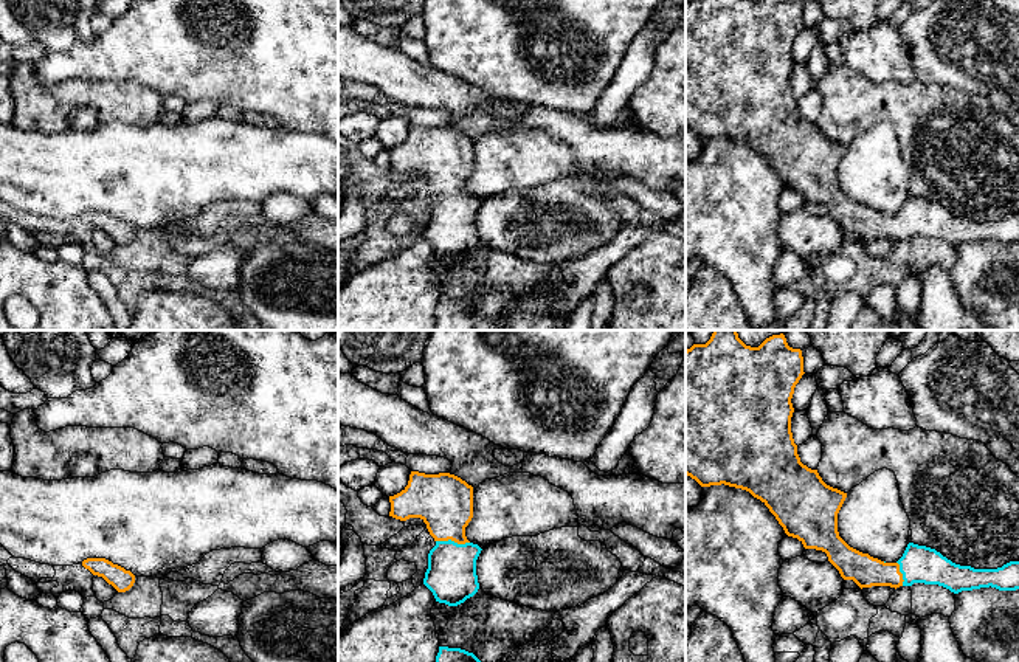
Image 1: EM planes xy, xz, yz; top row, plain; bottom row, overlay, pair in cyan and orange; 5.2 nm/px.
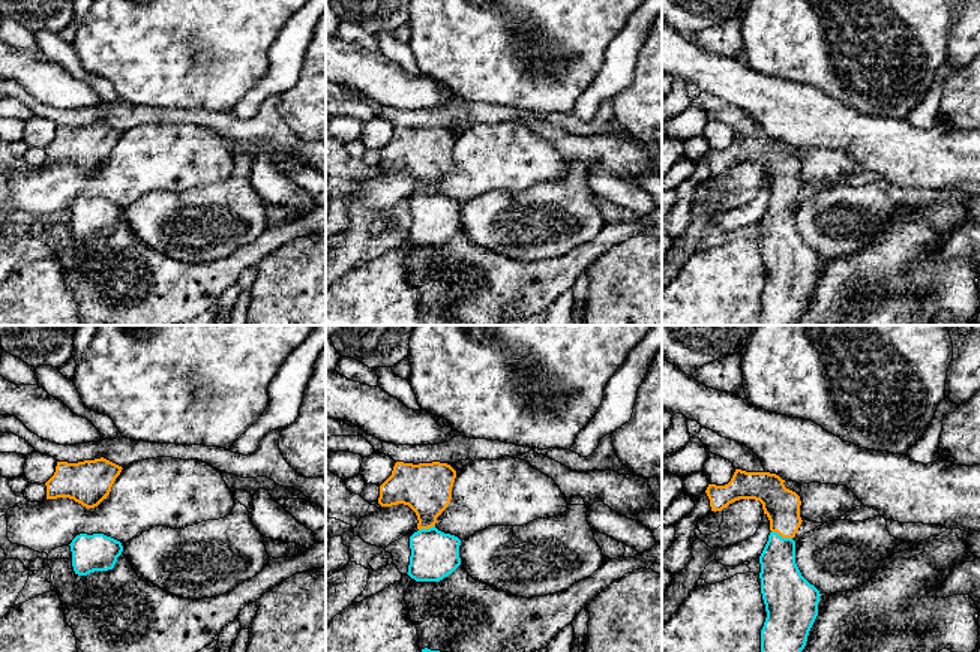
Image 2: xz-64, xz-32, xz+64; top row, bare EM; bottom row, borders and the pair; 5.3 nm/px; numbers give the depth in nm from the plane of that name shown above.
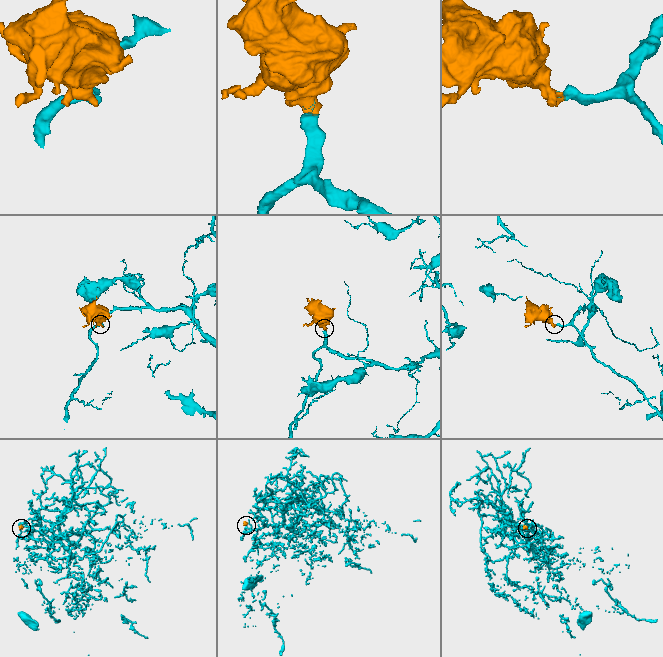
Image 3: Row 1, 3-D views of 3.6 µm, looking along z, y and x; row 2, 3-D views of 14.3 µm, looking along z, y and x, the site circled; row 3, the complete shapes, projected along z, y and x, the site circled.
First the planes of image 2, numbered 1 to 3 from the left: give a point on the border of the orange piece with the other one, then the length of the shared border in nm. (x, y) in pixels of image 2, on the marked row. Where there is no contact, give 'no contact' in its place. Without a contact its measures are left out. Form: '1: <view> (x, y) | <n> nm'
1: no contact
2: xz-32 (426, 529) | 90 nm
3: xz+64 (781, 537) | 120 nm

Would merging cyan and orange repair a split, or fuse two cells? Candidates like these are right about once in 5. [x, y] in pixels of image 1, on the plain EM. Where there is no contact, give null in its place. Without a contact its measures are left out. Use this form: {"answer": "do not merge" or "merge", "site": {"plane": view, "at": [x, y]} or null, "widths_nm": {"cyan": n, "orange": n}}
{"answer": "merge", "site": {"plane": "xz", "at": [453, 194]}, "widths_nm": {"cyan": 260, "orange": 300}}

